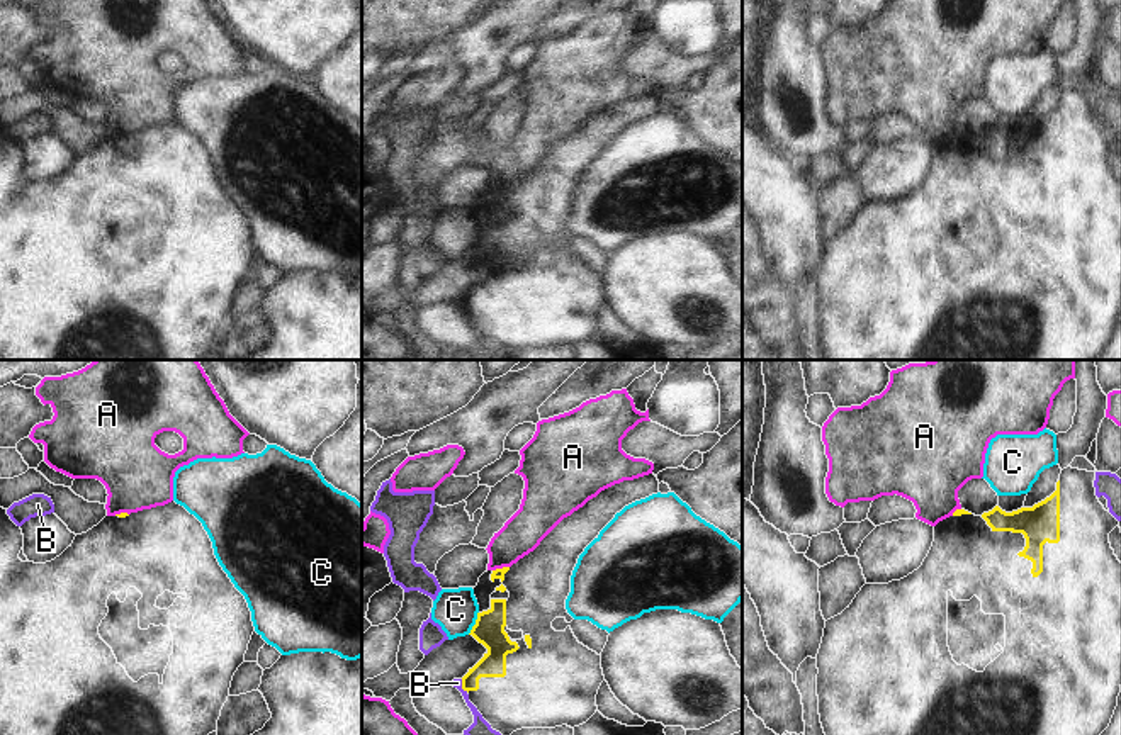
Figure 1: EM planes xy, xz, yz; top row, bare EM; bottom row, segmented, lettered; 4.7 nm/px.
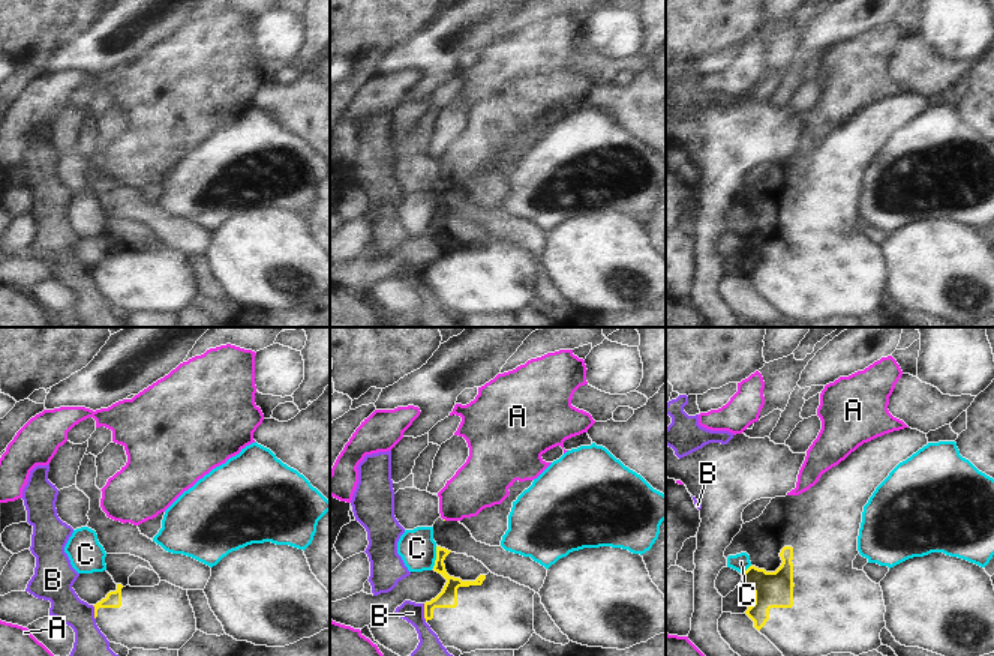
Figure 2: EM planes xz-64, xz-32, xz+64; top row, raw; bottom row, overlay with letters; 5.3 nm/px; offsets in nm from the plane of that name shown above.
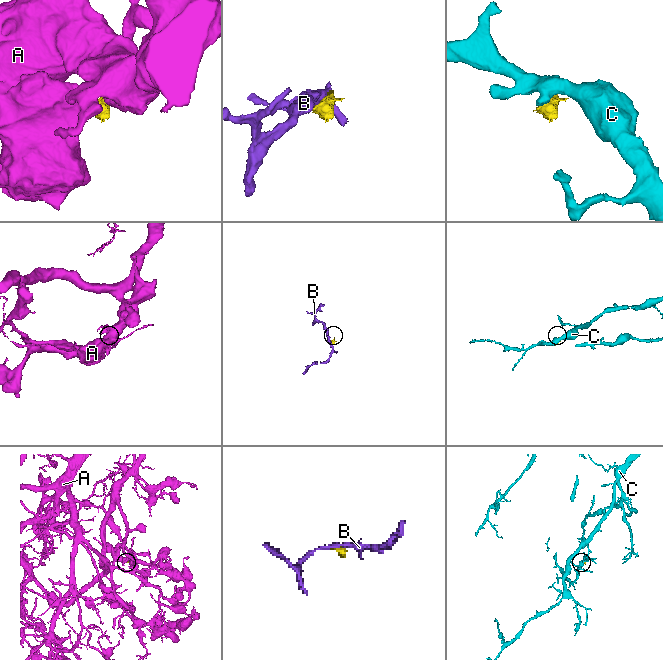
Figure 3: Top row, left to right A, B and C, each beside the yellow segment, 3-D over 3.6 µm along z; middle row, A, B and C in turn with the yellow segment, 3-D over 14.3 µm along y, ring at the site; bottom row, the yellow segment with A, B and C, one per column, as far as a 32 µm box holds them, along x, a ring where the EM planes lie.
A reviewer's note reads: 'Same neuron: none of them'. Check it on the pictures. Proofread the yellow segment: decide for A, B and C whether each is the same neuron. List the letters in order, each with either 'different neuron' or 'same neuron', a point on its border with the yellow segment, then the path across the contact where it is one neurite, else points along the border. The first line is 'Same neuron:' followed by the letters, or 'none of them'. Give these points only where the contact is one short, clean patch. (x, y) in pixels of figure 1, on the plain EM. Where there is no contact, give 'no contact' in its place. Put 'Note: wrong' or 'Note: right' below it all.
Same neuron: none of them
A: different neuron | xz (500, 189) | along xz (508, 185), (493, 190)
B: different neuron | xz (462, 306) | along xz (461, 299), (461, 306), (467, 311)
C: different neuron | xz (476, 243) | along xz (478, 231), (476, 243), (467, 253)
Note: right

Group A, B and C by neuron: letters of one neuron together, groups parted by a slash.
A / B / C

